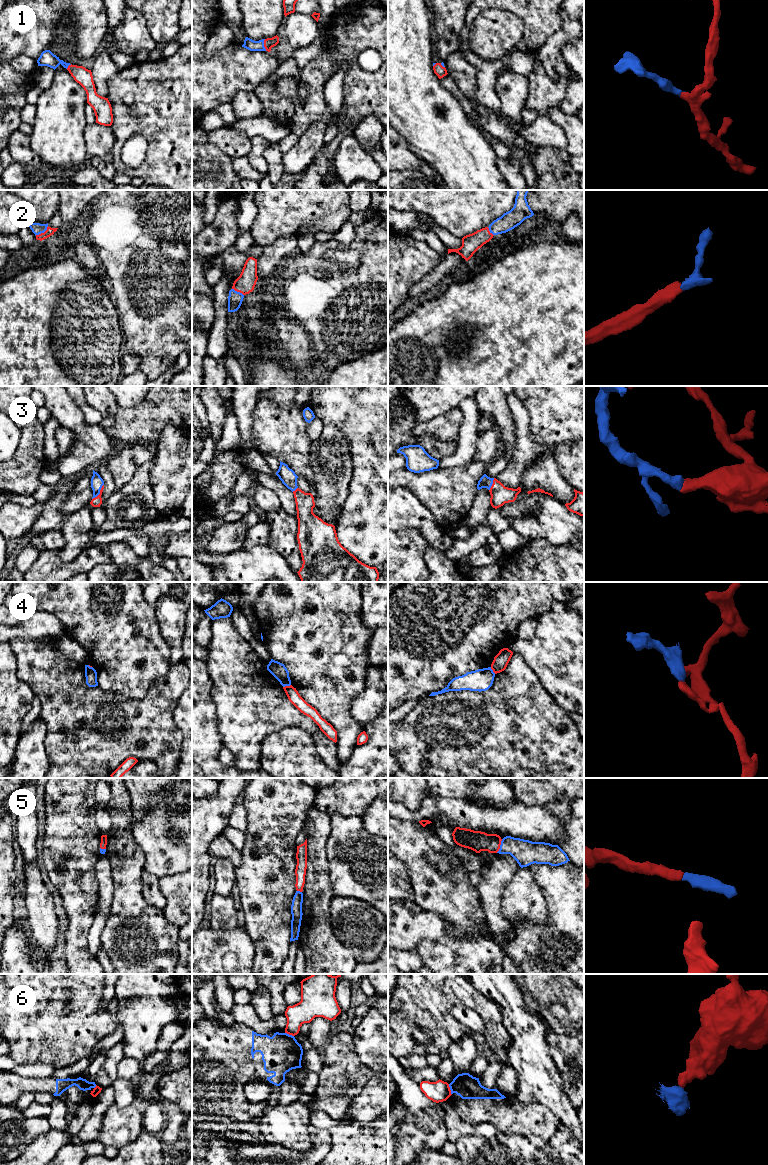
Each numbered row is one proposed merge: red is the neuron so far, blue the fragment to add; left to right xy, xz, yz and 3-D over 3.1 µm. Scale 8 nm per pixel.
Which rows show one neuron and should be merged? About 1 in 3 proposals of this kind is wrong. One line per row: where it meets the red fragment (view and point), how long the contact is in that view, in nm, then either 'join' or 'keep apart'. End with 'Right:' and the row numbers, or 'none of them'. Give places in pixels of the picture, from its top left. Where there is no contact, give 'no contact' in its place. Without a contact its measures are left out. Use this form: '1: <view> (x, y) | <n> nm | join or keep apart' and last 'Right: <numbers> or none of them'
1: xz (264, 45) | 100 nm | join
2: xy (42, 233) | 130 nm | join
3: xy (100, 492) | 160 nm | join
4: xz (286, 686) | 70 nm | keep apart
5: yz (499, 846) | 120 nm | join
6: yz (449, 1089) | 90 nm | keep apart
Right: 1, 2, 3, 5

